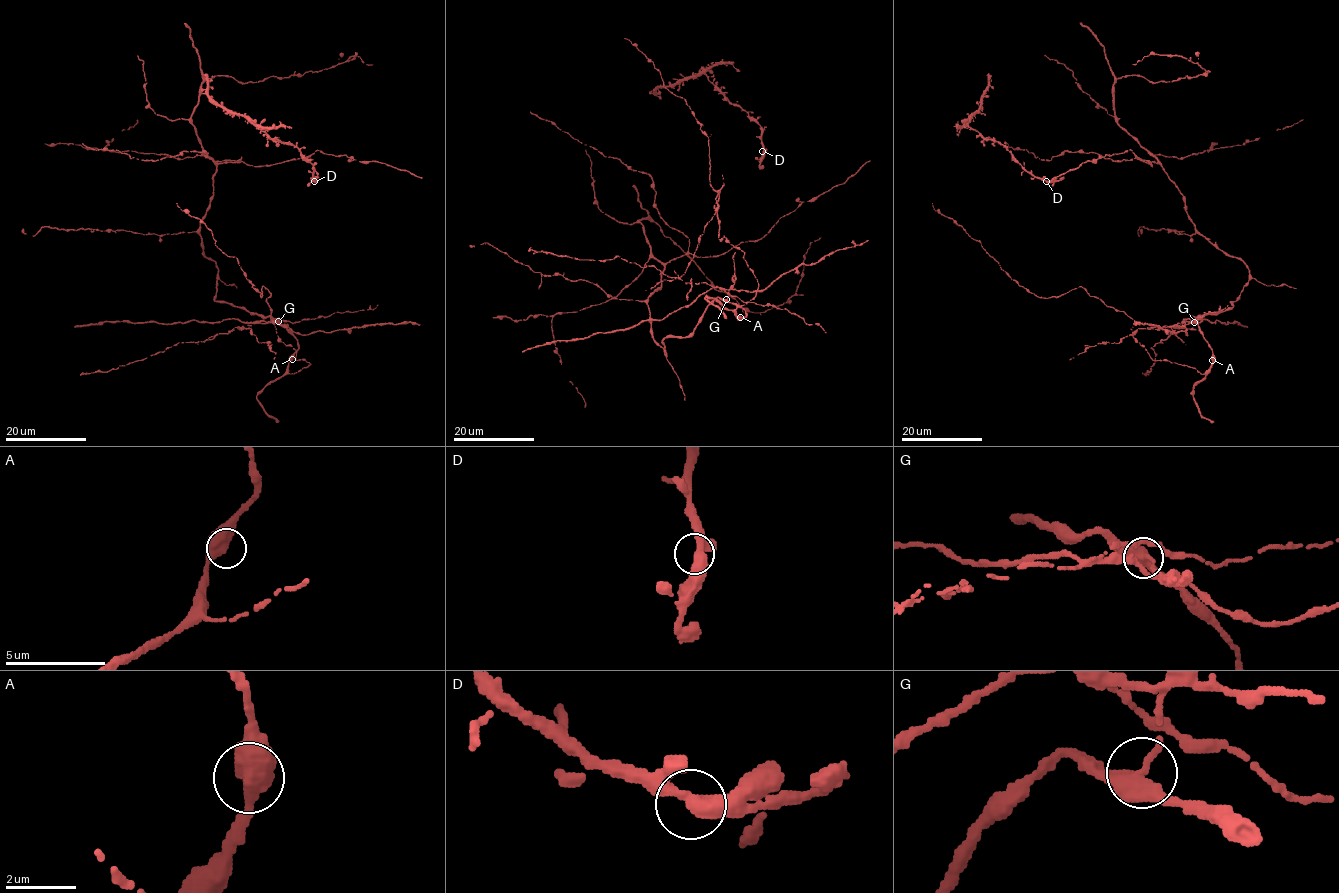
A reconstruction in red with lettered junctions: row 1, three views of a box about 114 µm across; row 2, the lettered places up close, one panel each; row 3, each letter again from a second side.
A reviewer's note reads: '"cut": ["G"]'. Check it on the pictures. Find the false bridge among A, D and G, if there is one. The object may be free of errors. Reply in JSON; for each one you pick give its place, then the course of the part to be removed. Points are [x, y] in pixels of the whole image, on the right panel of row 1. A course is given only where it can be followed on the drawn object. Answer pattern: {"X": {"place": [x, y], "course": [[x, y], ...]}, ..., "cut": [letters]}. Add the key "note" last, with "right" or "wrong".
{"G": {"place": [1194, 322], "course": [[1194, 321], [1178, 323], [1178, 328], [1163, 343], [1151, 348], [1156, 355], [1155, 363], [1146, 376]]}, "cut": ["G"], "note": "right"}

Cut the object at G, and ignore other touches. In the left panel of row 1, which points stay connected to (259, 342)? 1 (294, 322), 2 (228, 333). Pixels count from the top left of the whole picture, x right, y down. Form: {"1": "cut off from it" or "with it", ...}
{"1": "with it", "2": "with it"}

